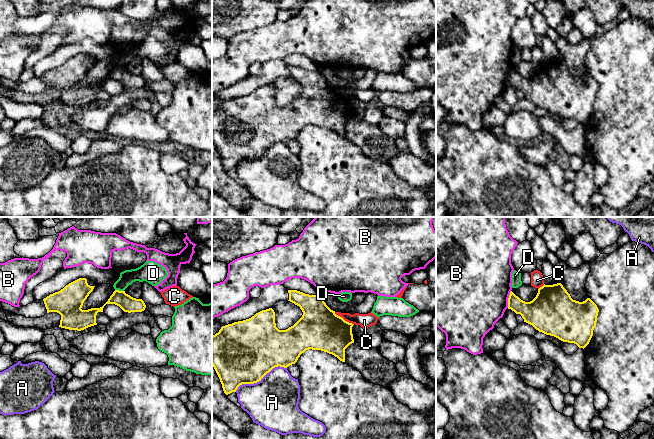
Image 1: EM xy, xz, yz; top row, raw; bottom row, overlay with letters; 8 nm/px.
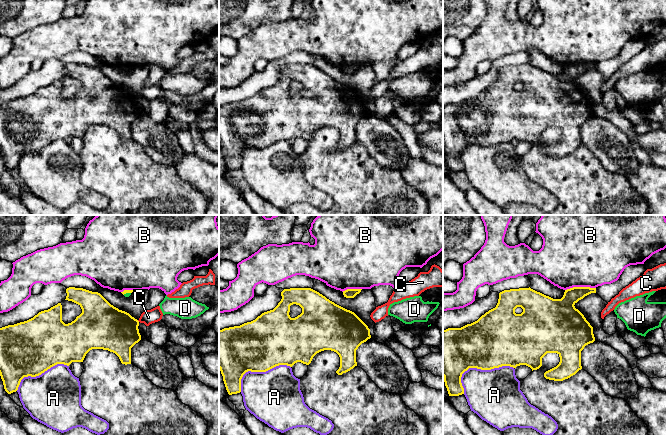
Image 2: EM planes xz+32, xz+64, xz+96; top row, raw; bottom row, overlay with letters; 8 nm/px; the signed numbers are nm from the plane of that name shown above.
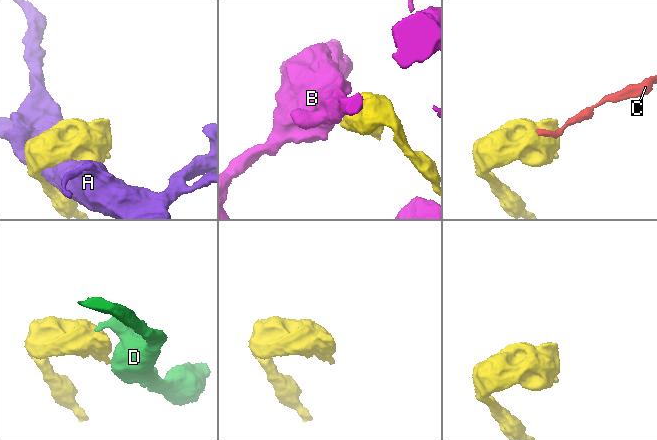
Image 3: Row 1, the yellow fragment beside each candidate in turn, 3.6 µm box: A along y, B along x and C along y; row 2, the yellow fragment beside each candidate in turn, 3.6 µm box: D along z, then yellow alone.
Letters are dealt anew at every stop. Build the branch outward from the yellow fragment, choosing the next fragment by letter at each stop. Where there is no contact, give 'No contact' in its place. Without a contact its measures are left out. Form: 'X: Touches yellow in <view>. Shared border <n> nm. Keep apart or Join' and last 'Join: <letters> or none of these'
A: Touches yellow in xz. Shared border 460 nm. Keep apart
B: Touches yellow in yz. Shared border 140 nm. Keep apart
C: Touches yellow in xz. Shared border 190 nm. Keep apart
D: Touches yellow in xy. Shared border 70 nm. Keep apart
Join: none of these

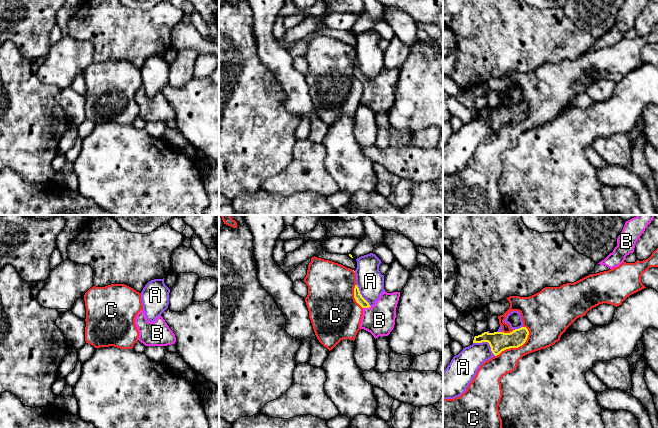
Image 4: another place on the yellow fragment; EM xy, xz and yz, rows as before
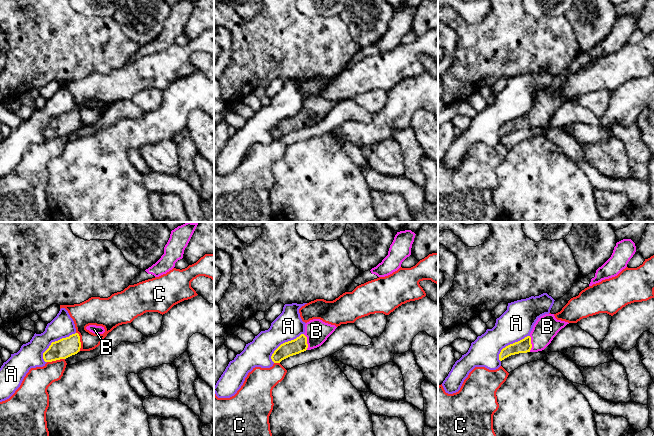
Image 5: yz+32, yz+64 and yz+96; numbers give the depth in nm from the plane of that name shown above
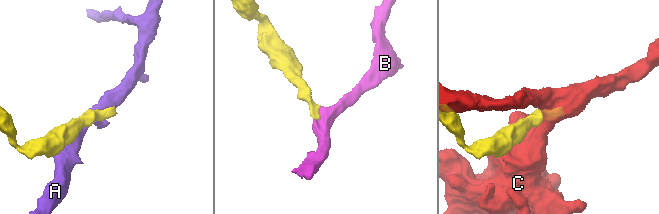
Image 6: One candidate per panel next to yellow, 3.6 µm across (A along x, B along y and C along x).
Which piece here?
A: Touches yellow in yz. Shared border 220 nm. Keep apart
B: Touches yellow in xz. Shared border 70 nm. Join
C: Touches yellow in yz. Shared border 340 nm. Keep apart
Join: B

